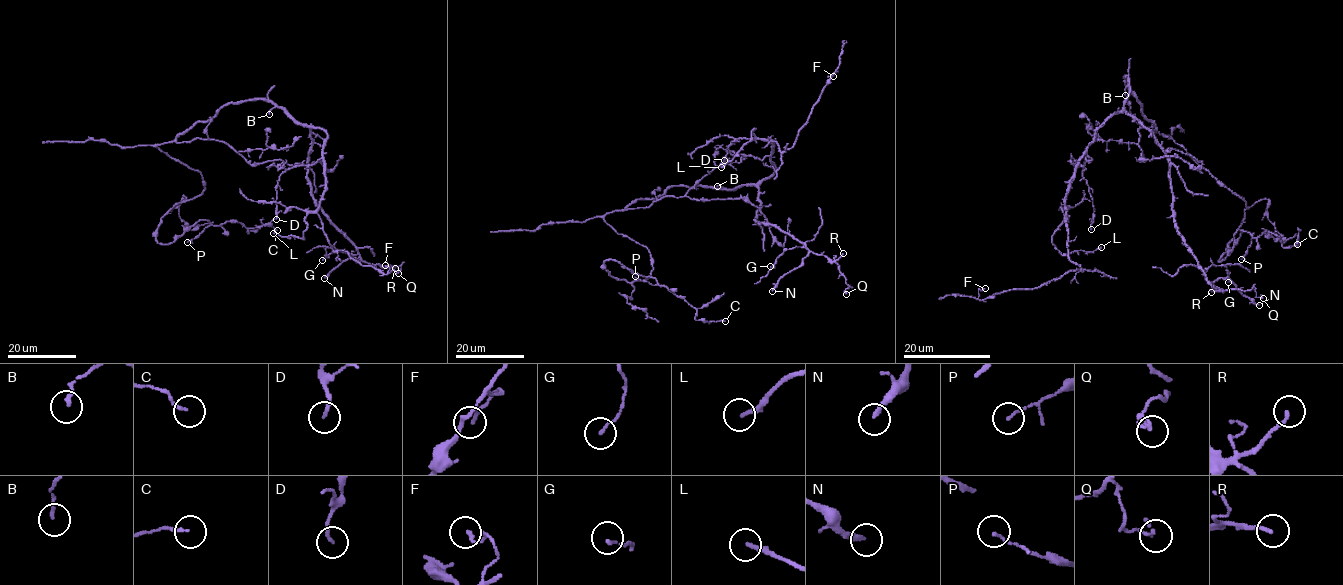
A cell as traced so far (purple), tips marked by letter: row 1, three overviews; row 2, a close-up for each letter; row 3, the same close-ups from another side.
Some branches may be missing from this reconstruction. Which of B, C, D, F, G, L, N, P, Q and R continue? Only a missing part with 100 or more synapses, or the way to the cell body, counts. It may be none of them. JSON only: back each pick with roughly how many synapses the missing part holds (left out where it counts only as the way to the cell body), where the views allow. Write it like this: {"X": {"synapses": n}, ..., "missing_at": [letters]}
{"missing_at": []}

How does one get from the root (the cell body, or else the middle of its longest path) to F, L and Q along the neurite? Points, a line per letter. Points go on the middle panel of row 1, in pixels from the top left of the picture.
F: (660, 196), (675, 185), (737, 189), (768, 178), (775, 166), (765, 139), (789, 149), (838, 71), (833, 76)
L: (660, 196), (675, 185), (737, 189), (761, 183), (775, 170), (773, 142), (758, 139), (754, 129), (721, 167)
Q: (660, 196), (675, 185), (755, 185), (760, 202), (755, 220), (775, 224), (834, 261), (849, 286), (846, 294)

